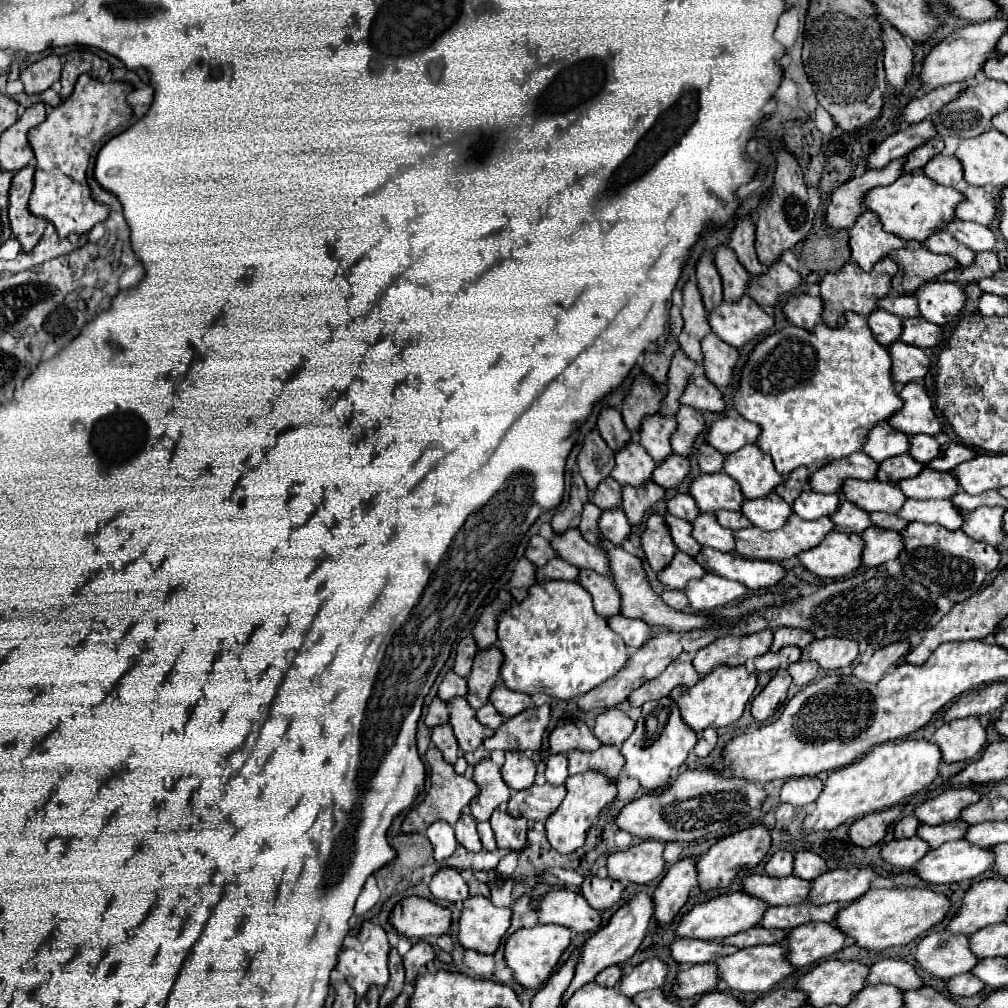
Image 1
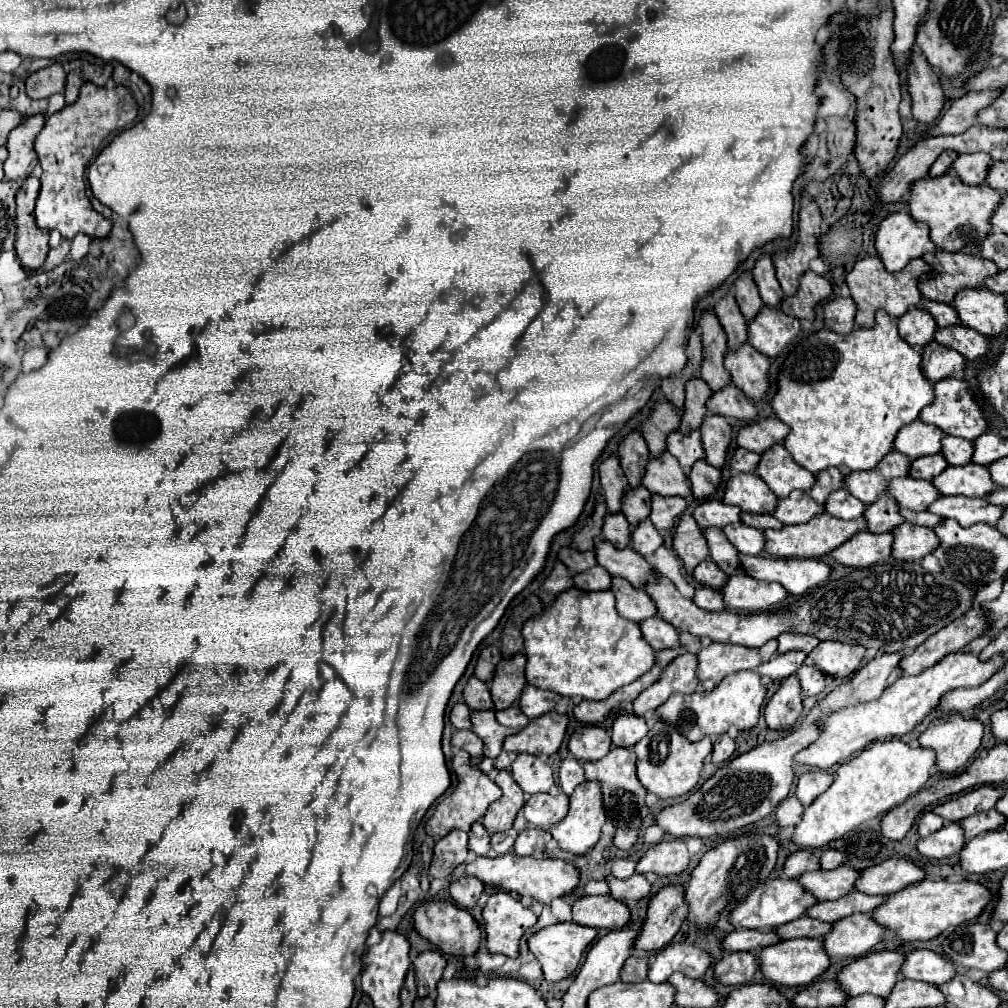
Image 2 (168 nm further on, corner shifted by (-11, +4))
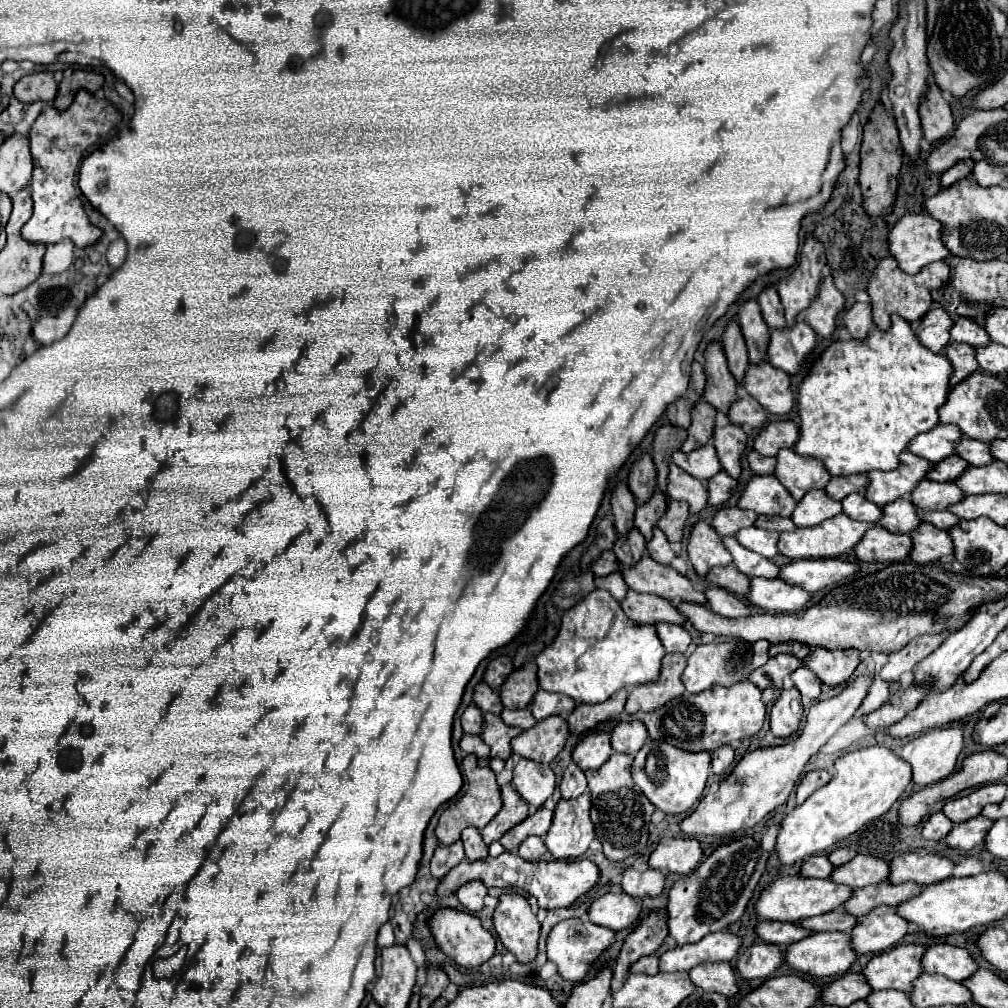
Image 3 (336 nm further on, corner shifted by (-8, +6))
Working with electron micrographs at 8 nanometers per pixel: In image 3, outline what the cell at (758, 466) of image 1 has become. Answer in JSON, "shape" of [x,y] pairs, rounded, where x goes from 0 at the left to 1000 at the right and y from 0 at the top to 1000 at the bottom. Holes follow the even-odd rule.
{"shape":[[[783,444],[771,450],[771,464],[767,472],[777,478],[789,496],[795,496],[805,484],[818,484],[824,476],[824,470],[813,454],[793,452]]]}

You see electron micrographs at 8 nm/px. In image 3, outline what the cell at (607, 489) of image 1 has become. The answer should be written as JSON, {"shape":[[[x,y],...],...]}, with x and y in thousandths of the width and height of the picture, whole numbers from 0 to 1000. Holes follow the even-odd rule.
{"shape":[[[652,486],[652,490],[648,490],[648,494],[644,494],[644,498],[640,502],[632,504],[630,510],[630,524],[642,534],[648,534],[648,522],[660,512],[662,506],[662,498],[658,494],[658,490]]]}

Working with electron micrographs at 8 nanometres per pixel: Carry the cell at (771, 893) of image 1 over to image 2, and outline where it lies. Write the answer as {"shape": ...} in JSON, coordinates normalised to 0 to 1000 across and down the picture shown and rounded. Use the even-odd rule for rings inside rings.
{"shape":[[[833,859],[829,863],[810,863],[800,865],[792,871],[792,877],[802,883],[812,895],[829,893],[841,885],[845,885],[845,877],[849,873],[851,863],[843,859]]]}

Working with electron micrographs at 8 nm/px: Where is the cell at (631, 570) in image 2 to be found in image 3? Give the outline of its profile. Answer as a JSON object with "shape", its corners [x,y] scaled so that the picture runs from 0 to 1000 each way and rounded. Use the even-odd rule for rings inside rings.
{"shape":[[[644,550],[634,560],[628,560],[624,563],[616,562],[616,569],[622,577],[622,581],[630,587],[642,587],[656,591],[660,595],[672,595],[672,597],[689,597],[689,599],[701,599],[701,593],[697,587],[691,587],[684,573],[676,571],[668,565],[668,562],[656,562],[654,558],[648,558]]]}

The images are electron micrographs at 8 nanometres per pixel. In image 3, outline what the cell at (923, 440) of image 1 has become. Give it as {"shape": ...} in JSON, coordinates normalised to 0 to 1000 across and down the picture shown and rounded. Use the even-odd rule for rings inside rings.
{"shape":[[[955,435],[951,438],[949,450],[953,454],[957,454],[963,462],[979,462],[987,456],[983,452],[983,442],[979,438],[971,438],[971,437],[963,437],[963,435]]]}

